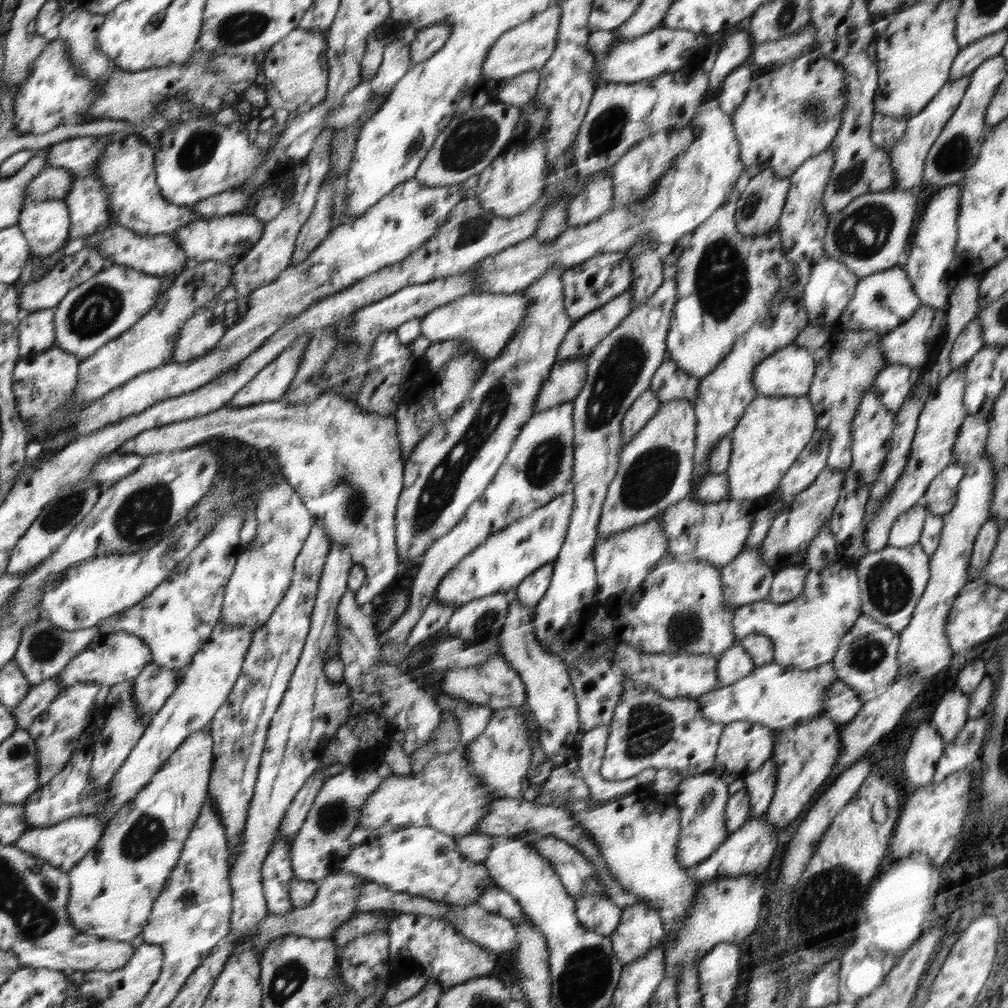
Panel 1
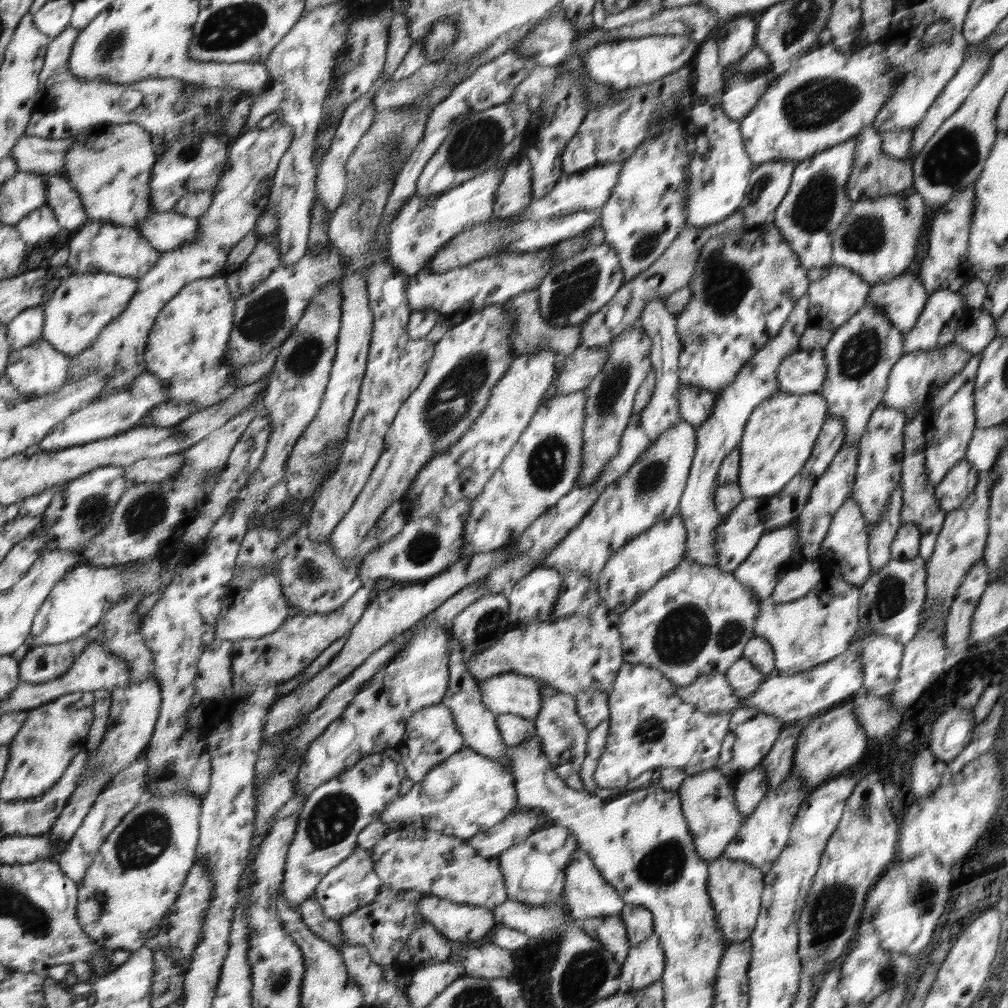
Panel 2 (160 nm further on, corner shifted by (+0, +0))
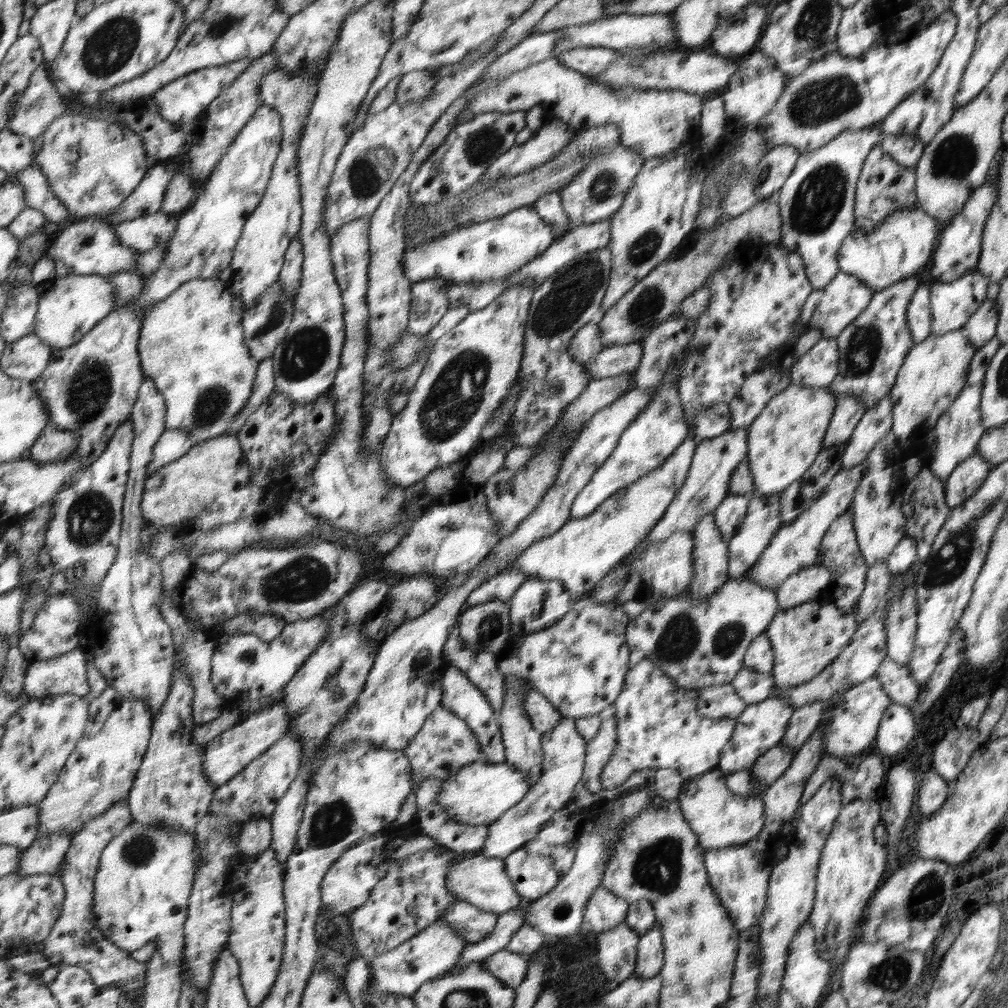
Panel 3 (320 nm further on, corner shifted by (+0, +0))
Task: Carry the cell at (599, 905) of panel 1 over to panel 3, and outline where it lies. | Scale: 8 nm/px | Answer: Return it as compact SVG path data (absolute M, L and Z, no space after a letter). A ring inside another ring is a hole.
M625 923L616 929L596 934L598 965L604 977L619 984L632 977L641 937Z

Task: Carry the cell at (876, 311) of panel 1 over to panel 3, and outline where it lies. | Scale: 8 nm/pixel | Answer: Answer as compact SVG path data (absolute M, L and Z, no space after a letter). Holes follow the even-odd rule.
M920 283L907 306L907 325L914 344L918 344L932 335L930 286Z

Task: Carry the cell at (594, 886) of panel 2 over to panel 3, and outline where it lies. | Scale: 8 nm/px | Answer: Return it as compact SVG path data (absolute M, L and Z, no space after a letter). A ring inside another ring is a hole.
M599 885L584 909L585 928L596 934L616 929L626 922L629 909L628 900L619 898L612 891Z

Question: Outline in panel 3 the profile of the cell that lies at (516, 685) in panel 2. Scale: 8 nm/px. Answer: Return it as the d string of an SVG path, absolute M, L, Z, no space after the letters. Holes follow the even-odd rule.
M529 687L523 708L527 712L528 718L531 719L532 726L541 735L553 730L560 722L561 714L550 703L550 700L533 687Z

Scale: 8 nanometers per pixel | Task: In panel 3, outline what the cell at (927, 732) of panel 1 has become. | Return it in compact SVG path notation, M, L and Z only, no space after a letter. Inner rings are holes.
M932 766L921 779L918 808L923 816L934 814L947 801L948 783Z

